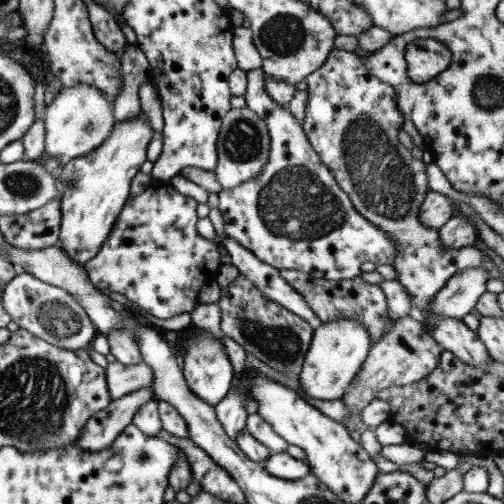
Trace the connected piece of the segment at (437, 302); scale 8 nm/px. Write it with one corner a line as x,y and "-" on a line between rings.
479,266
456,272
431,300
431,314
462,321
478,304
478,298
486,292
489,278
489,272

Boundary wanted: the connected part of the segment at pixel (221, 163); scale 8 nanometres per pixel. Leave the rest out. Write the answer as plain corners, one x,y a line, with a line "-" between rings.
247,107
231,110
221,124
217,148
217,181
224,189
239,187
245,180
256,178
269,159
268,125

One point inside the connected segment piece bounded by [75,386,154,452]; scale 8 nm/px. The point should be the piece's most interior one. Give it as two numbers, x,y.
100,432

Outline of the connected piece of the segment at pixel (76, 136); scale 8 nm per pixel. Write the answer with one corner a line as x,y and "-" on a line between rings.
78,85
74,88
63,88
55,96
50,106
46,107
44,125
46,129
44,157
59,157
64,160
86,156
104,144
112,134
112,127
119,122
114,119
114,106
108,97
94,87

